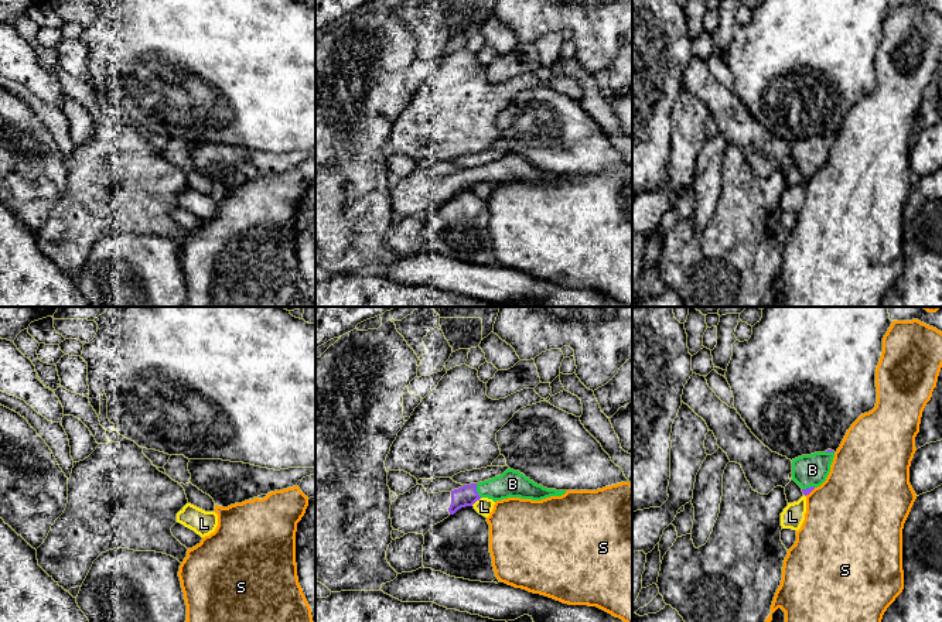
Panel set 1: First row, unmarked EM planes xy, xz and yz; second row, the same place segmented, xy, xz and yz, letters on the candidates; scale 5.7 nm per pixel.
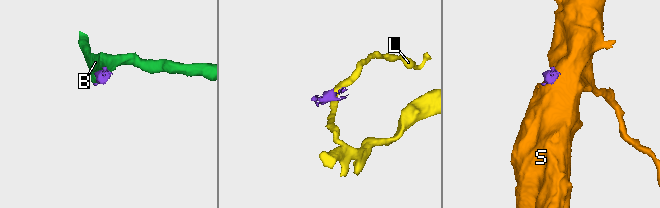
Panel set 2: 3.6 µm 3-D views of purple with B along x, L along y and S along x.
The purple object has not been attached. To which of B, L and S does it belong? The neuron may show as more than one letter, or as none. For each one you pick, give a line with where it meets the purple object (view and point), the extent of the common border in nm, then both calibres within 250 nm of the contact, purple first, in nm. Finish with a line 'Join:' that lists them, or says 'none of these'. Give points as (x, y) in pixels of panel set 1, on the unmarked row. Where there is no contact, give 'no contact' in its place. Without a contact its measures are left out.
B: xz (475, 174) | 90 nm | 120/160 nm
Join: B

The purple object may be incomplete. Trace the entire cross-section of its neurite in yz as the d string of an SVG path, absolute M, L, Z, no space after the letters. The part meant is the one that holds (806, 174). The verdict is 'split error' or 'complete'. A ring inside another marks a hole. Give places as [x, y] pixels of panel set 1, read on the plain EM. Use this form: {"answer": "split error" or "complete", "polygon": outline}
{"answer": "split error", "polygon": "M827 133L792 143L792 164L802 171L805 180L826 164L833 141L835 134Z"}

